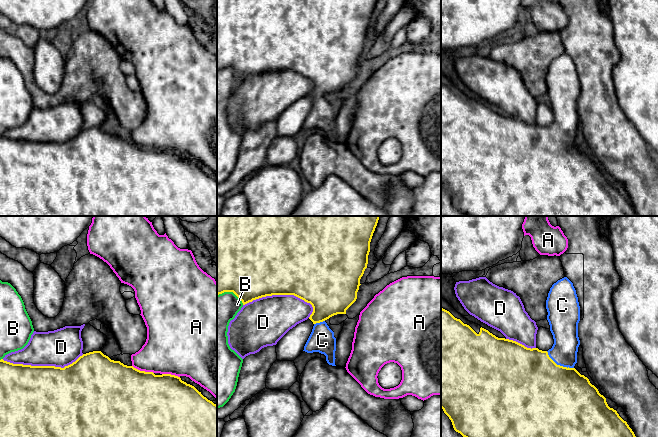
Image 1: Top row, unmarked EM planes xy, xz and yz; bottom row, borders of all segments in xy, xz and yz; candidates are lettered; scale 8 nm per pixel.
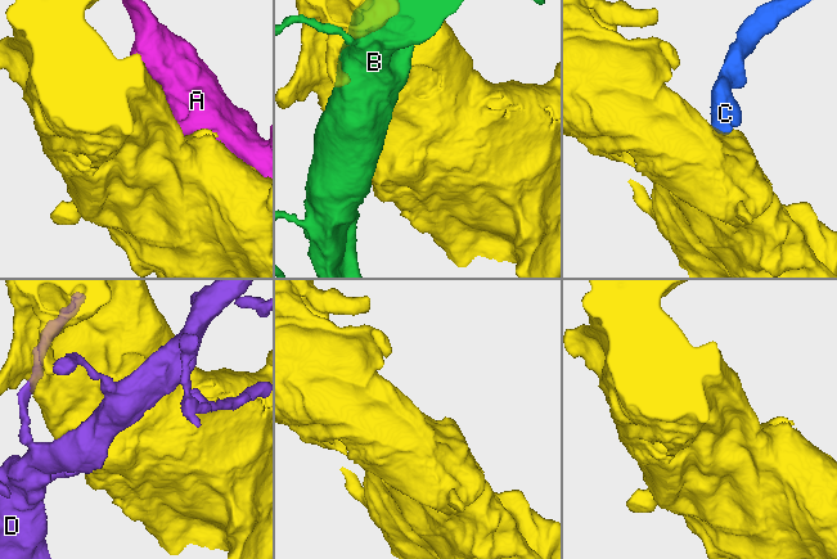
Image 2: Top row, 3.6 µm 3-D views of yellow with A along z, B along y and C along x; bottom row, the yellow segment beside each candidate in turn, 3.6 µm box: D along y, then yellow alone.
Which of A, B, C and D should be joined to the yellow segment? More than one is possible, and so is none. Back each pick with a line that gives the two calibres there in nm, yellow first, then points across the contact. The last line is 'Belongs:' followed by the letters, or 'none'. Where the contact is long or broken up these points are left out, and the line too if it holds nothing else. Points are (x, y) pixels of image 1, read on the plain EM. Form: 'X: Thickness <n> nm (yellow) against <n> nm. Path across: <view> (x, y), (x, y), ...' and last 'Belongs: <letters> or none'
C: Thickness 500 nm (yellow) against 200 nm. Path across: yz (548, 170), (551, 149), (559, 141), (564, 127)
Belongs: C

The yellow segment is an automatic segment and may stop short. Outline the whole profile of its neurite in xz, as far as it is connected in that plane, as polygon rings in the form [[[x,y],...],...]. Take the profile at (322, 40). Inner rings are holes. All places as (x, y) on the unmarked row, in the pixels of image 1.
[[[217,0],[217,71],[224,68],[233,68],[243,81],[253,76],[272,71],[294,71],[313,83],[309,95],[314,102],[304,122],[307,129],[319,128],[326,132],[329,141],[335,141],[336,114],[334,108],[325,98],[337,90],[346,90],[346,86],[356,77],[359,66],[360,55],[368,40],[370,18],[377,0]]]

